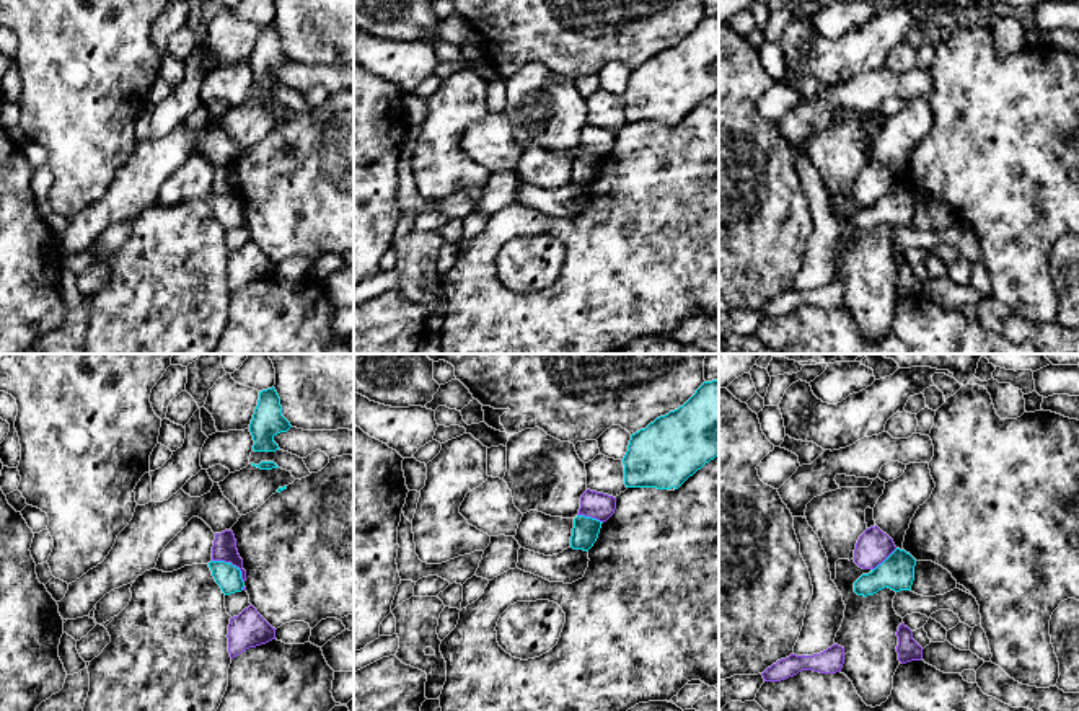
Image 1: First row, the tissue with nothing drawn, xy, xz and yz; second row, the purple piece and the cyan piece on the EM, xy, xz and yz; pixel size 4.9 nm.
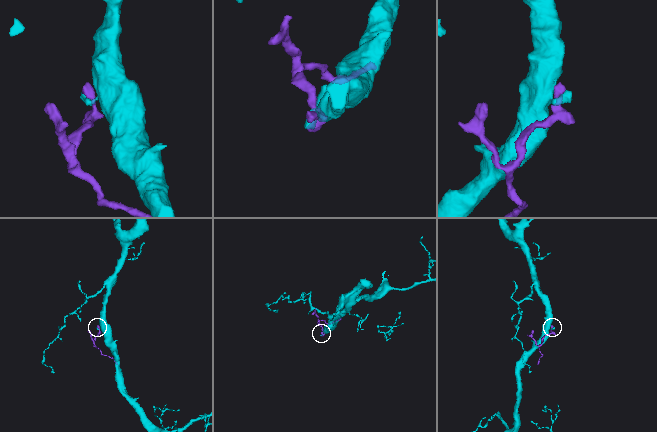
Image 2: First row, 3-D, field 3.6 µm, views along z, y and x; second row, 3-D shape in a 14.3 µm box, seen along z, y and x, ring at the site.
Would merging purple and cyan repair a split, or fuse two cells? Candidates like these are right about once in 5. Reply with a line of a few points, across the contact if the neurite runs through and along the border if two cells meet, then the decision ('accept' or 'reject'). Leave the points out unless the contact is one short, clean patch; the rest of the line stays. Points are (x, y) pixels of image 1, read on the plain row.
xy (212, 194), (232, 198), (240, 206), (243, 217) | reject

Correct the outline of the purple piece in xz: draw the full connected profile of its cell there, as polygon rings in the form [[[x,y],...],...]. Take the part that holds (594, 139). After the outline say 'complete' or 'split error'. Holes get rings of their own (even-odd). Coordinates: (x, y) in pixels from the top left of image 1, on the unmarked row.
[[[587,124],[580,132],[580,144],[577,150],[585,150],[606,157],[616,144],[616,132]]]; complete

